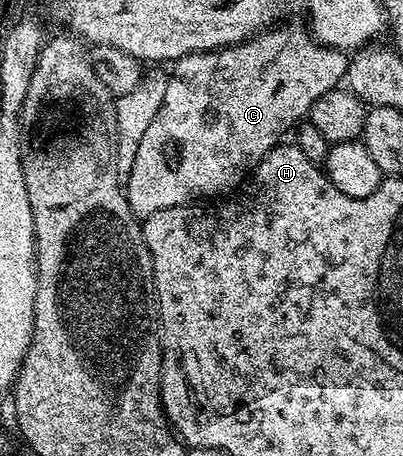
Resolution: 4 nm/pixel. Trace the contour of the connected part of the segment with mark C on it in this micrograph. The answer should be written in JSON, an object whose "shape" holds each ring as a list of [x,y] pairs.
{"shape":[[[300,28],[276,31],[261,30],[246,44],[260,52],[261,62],[280,72],[280,76],[236,76],[237,49],[232,46],[217,48],[214,52],[195,52],[175,61],[173,68],[176,69],[168,76],[166,98],[158,114],[154,114],[154,122],[146,126],[138,154],[134,154],[134,166],[126,172],[128,205],[137,218],[147,218],[158,210],[179,204],[220,198],[231,188],[239,189],[262,157],[311,113],[314,102],[332,88],[341,87],[348,75],[350,56],[347,51],[317,42],[305,29],[305,33]]]}

